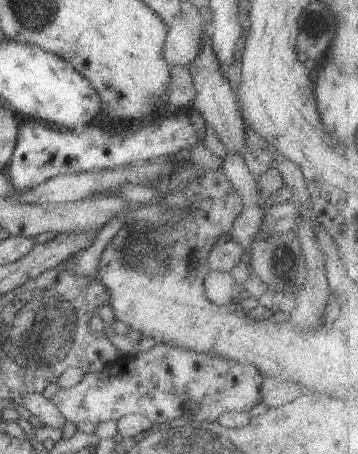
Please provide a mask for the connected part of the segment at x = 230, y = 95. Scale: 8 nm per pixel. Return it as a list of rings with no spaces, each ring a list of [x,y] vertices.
[[[209,31],[205,32],[200,38],[200,49],[195,58],[188,64],[194,89],[194,100],[192,106],[198,108],[202,118],[207,125],[216,132],[217,137],[223,144],[227,153],[237,151],[242,154],[242,146],[244,145],[244,126],[242,116],[238,111],[236,96],[225,76],[220,69],[219,61],[216,59],[213,47],[210,43]]]

